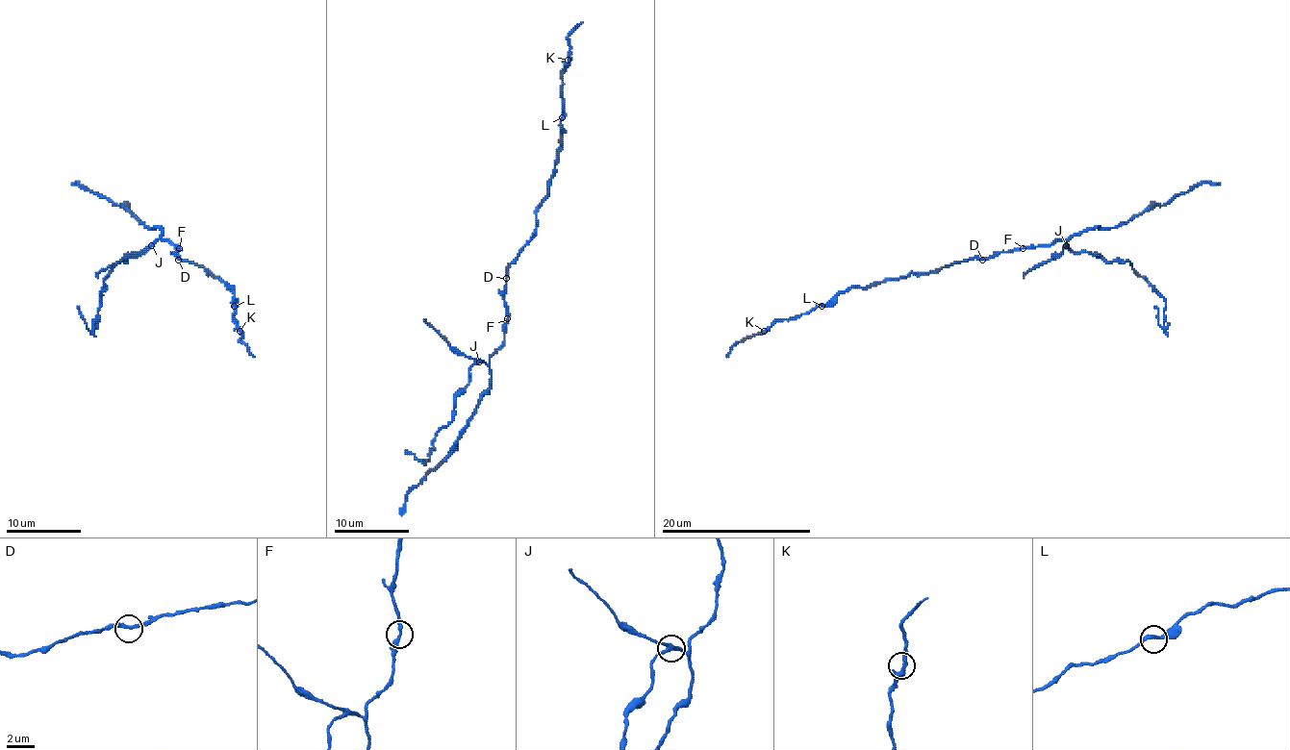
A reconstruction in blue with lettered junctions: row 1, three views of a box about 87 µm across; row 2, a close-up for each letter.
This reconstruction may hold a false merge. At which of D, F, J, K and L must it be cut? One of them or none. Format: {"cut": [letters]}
{"cut": ["J"]}

